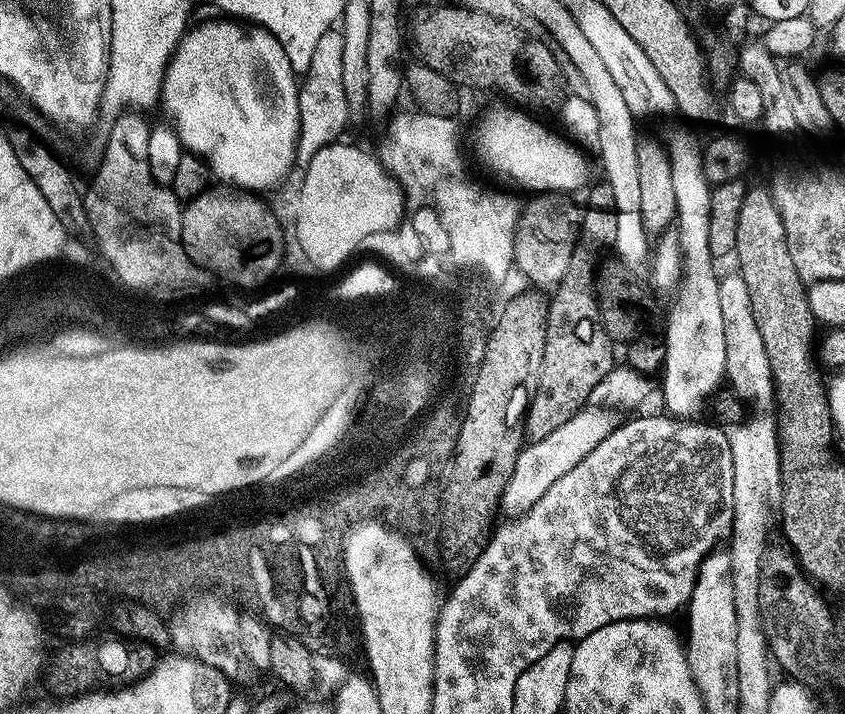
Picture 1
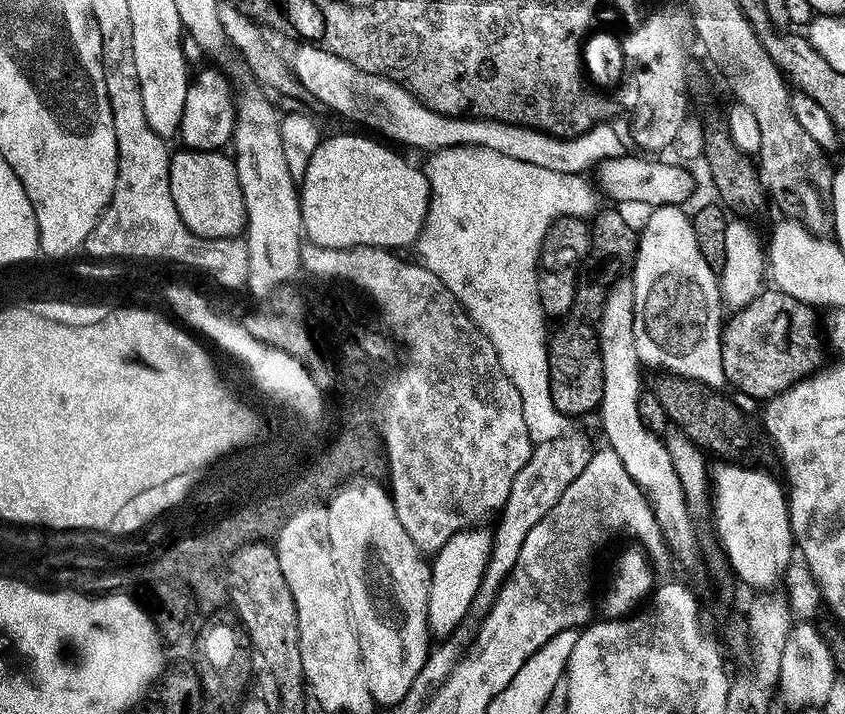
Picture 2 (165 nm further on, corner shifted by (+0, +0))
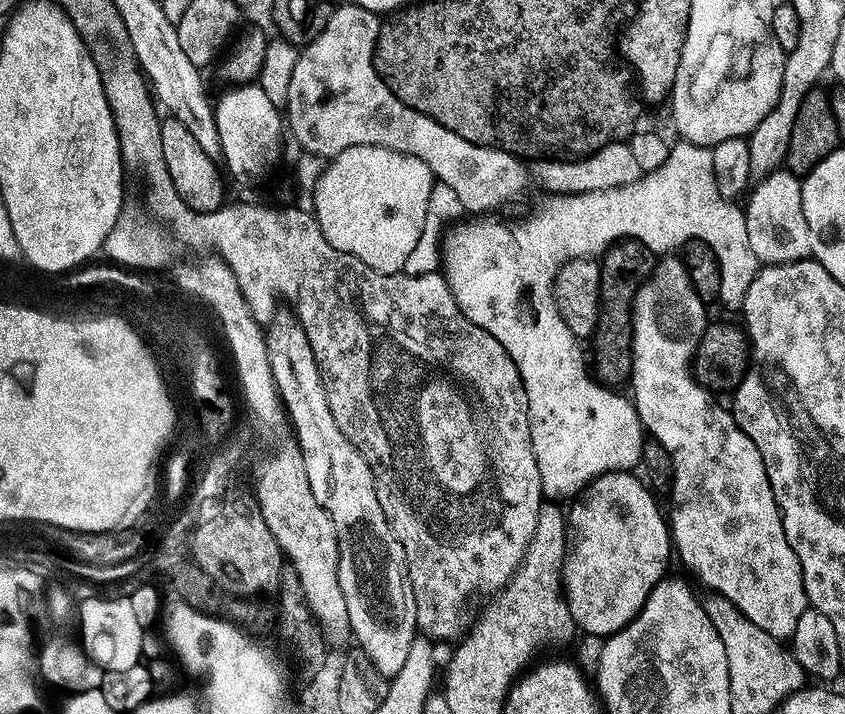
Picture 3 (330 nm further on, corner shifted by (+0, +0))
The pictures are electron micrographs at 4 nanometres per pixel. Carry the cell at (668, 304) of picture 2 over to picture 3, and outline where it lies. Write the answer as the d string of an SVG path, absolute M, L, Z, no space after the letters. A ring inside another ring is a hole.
M668 254L663 257L664 260L655 265L652 275L645 280L644 284L636 291L636 305L632 308L632 375L630 377L631 399L636 406L636 413L640 416L640 423L644 425L644 431L653 440L657 440L666 450L672 459L672 487L670 497L672 496L672 516L670 514L670 531L671 543L674 545L675 555L684 559L684 564L705 584L709 593L724 596L730 603L735 606L741 614L754 626L758 626L771 636L777 638L791 638L794 634L794 626L798 626L798 618L808 609L808 595L804 589L804 579L802 578L802 566L798 562L798 554L786 542L784 527L780 521L780 511L774 498L774 490L770 490L770 482L766 474L766 466L762 462L762 454L758 454L758 446L750 442L750 438L736 425L736 418L732 415L727 407L724 408L718 401L712 400L713 393L701 381L697 380L693 369L690 365L693 363L696 355L696 345L700 342L710 323L710 317L706 309L706 301L694 290L690 282L688 268L683 259L675 255Z

